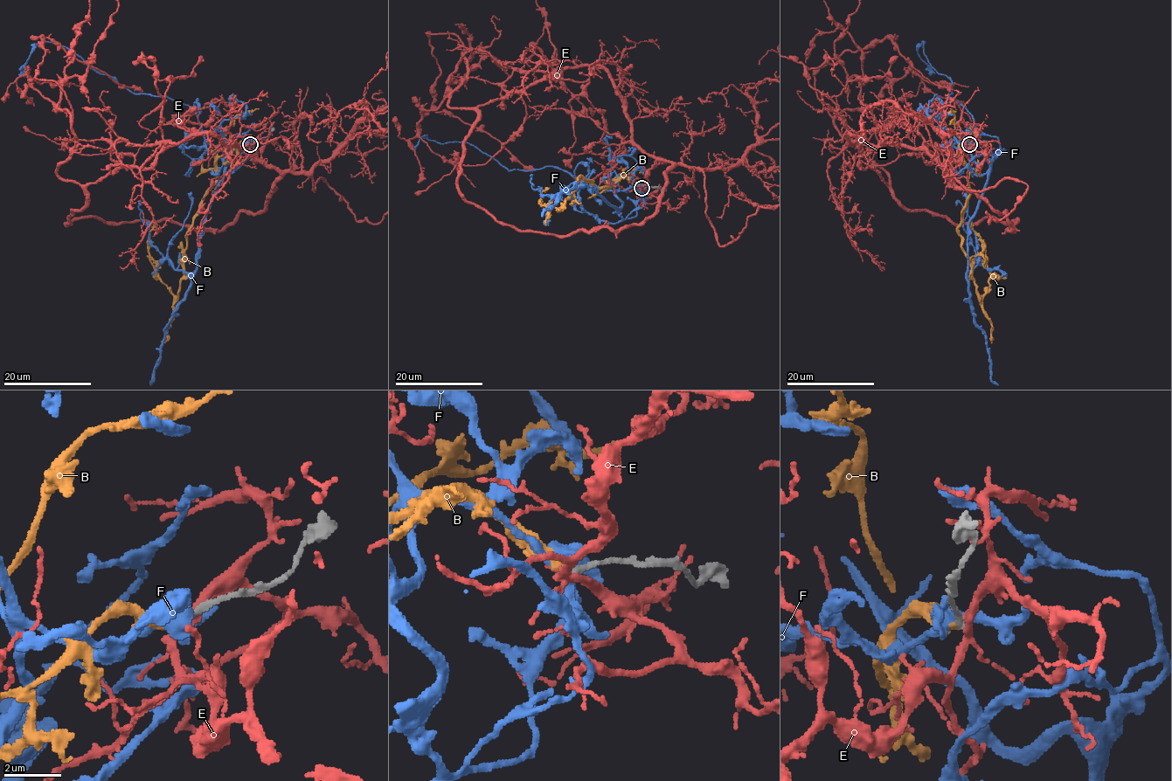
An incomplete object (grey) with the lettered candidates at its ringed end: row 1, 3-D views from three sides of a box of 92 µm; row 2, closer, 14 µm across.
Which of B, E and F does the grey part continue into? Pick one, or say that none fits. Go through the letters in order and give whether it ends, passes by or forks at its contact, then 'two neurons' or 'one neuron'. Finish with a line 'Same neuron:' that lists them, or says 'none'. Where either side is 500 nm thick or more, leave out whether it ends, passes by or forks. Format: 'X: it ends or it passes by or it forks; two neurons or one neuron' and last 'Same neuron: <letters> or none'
B: it ends; one neuron
E: it forks; two neurons
F: it forks; two neurons
Same neuron: B

